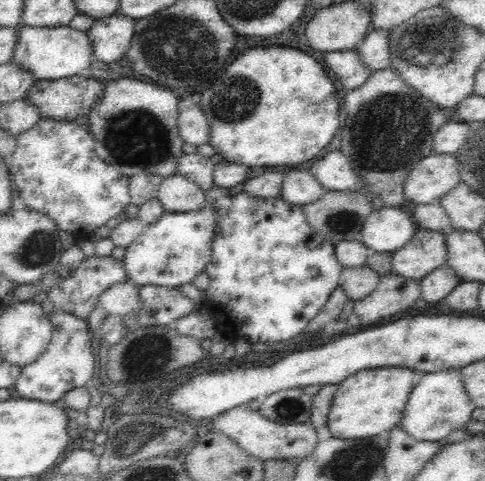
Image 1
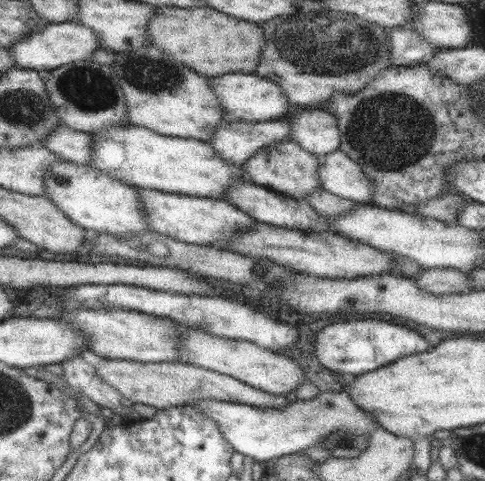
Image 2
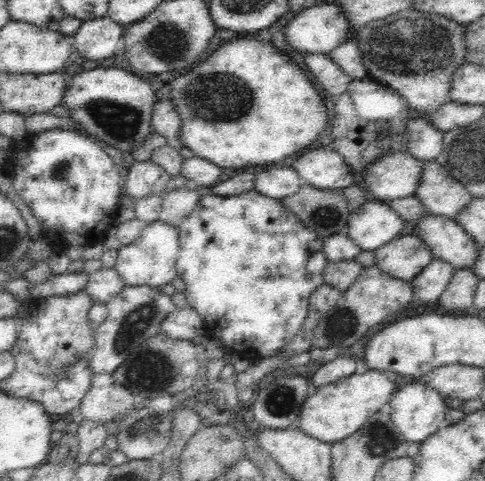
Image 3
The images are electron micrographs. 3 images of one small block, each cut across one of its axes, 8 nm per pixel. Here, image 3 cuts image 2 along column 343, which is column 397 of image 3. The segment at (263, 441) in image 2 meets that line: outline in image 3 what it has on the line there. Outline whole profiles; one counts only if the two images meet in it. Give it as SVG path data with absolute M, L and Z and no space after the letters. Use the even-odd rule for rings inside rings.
M410 382L404 388L400 386L398 392L394 394L394 398L388 404L388 412L392 416L394 428L398 430L398 434L408 440L408 442L418 442L422 444L426 438L434 436L438 430L442 430L446 424L446 414L450 412L450 406L446 404L448 398L442 396L438 390L434 390L432 386L428 386L426 382Z

